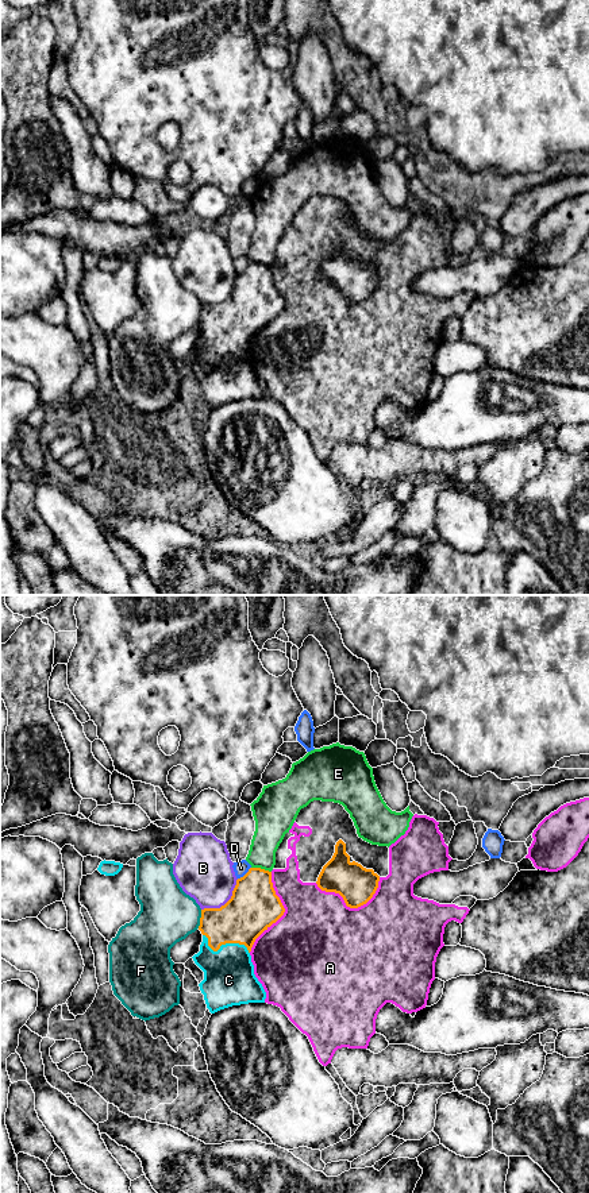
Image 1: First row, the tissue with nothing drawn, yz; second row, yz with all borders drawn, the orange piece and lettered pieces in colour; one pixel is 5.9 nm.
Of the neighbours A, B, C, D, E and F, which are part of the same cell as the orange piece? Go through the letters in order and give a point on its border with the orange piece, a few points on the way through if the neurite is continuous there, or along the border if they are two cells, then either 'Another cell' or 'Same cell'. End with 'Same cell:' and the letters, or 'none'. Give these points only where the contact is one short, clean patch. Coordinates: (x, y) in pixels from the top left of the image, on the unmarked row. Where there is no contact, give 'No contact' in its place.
A: Touches orange at yz (284, 307). Another cell
B: Touches orange at yz (226, 298). Another cell
C: Touches orange at yz (224, 339). Same cell
D: Touches orange at yz (246, 269). Another cell
E: Touches orange at yz (260, 263). Another cell
F: Touches orange at yz (200, 315). Another cell
Same cell: C

